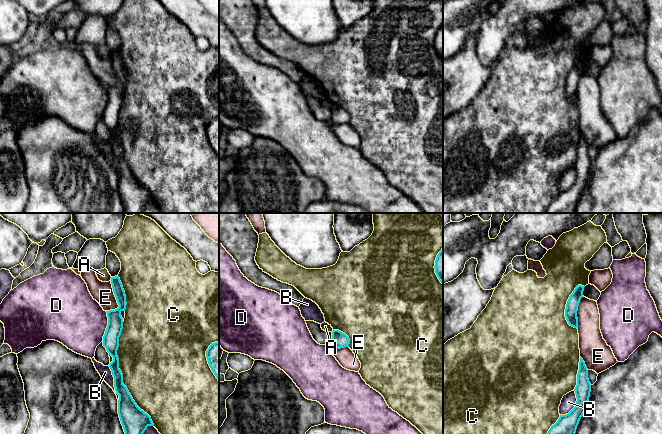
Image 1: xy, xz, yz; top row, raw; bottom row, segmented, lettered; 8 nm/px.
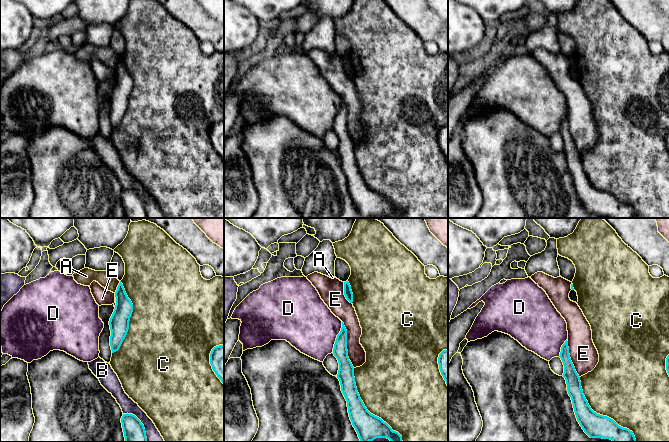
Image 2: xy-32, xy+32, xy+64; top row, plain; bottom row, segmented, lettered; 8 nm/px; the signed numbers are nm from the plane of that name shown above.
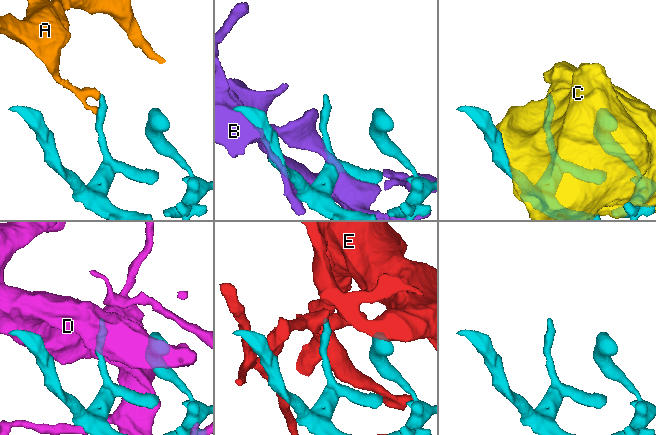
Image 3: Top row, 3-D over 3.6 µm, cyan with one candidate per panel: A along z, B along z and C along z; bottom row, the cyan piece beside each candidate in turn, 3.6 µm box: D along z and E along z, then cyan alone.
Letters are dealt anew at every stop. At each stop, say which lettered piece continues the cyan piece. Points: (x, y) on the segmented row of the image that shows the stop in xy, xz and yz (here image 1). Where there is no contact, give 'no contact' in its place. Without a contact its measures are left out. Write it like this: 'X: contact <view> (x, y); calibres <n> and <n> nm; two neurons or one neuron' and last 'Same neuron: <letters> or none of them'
A: contact xy (111, 279); calibres 90 and 100 nm; two neurons
B: contact xy (114, 383); calibres 160 and 100 nm; two neurons
C: contact xy (122, 374); calibres 140 and 500 nm; two neurons
D: contact xy (107, 326); calibres 130 and 440 nm; two neurons
E: contact xy (116, 299); calibres 130 and 170 nm; two neurons
Same neuron: none of them

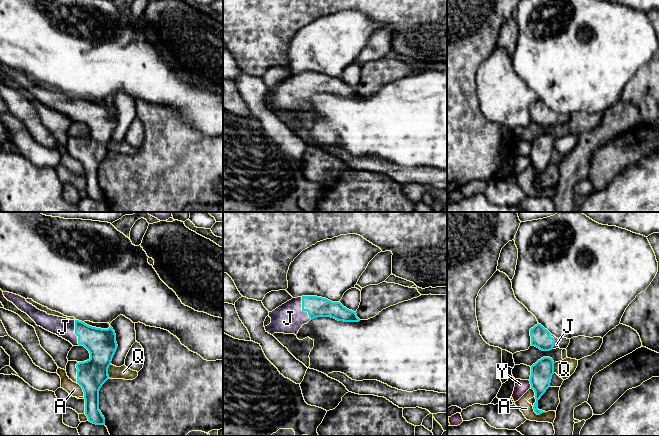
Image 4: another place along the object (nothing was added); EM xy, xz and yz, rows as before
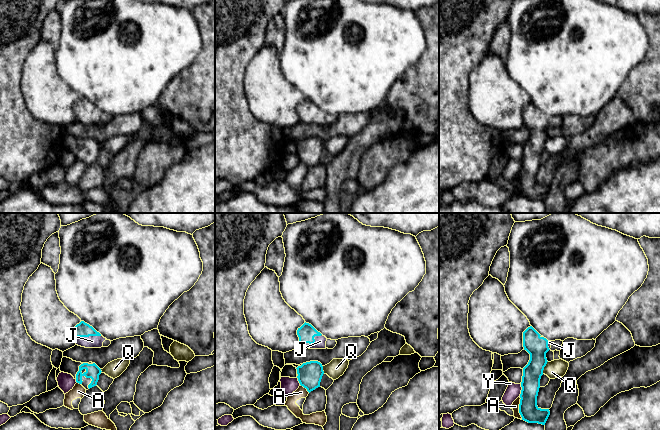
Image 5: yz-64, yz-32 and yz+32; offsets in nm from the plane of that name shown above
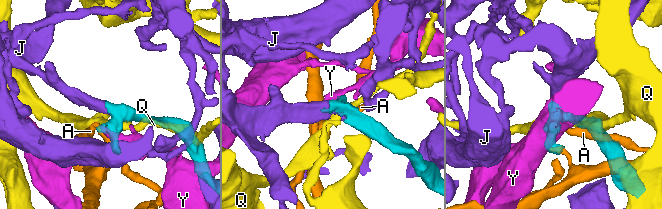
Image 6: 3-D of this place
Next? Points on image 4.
A: contact yz (537, 414); calibres 150 and 100 nm; two neurons
J: contact xy (75, 333); calibres 240 and 160 nm; one neuron
Q: contact xy (107, 371); calibres 240 and 110 nm; two neurons
Y: contact yz (530, 383); calibres 180 and 110 nm; two neurons
Same neuron: J

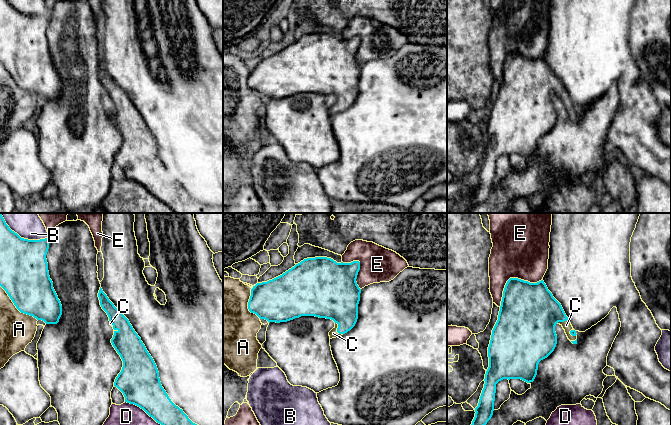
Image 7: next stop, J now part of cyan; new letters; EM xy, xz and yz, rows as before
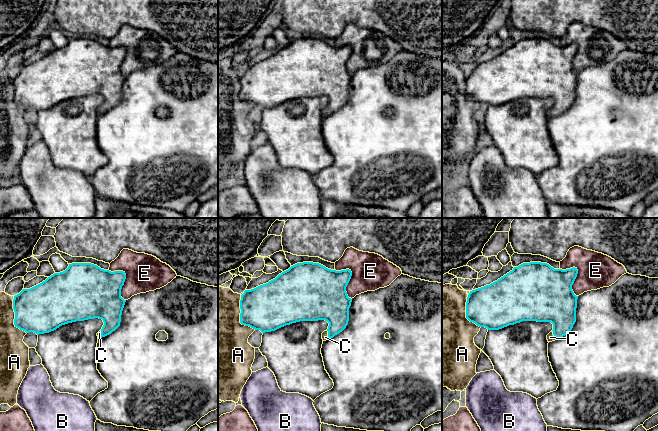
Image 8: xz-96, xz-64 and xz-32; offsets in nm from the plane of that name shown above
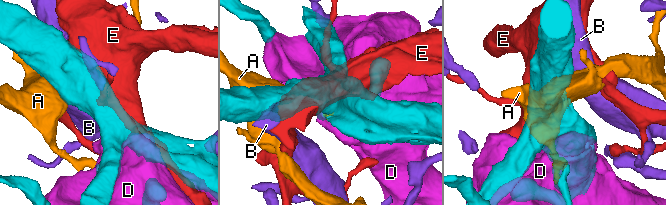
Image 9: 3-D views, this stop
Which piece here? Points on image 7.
A: contact xy (16, 307); calibres 380 and 280 nm; two neurons
B: contact xy (22, 238); calibres 380 and 280 nm; two neurons
C: contact xz (337, 329); calibres 340 and 70 nm; one neuron
D: contact xy (143, 409); calibres 320 and 180 nm; two neurons
E: contact yz (511, 278); calibres 380 and 460 nm; two neurons
Same neuron: C

